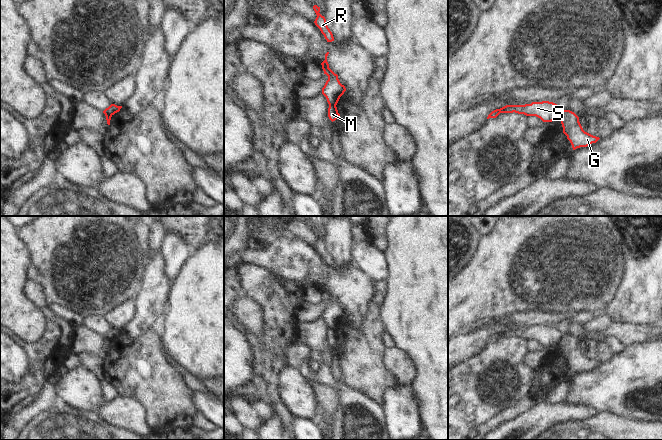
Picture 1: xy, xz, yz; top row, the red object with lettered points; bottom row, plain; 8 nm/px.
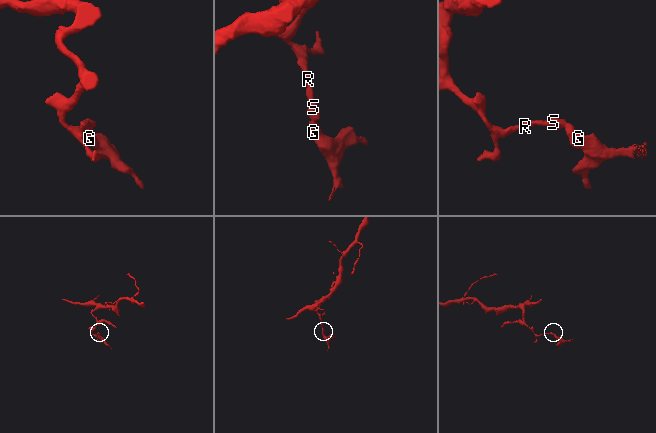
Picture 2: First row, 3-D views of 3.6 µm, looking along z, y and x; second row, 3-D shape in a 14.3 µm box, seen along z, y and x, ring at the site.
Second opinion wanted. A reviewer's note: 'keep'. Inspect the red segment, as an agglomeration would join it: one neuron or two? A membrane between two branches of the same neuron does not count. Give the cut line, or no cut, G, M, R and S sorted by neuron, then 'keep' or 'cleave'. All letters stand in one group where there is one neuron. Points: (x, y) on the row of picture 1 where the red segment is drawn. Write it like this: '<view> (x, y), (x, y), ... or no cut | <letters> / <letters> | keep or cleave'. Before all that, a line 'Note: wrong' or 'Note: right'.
Note: wrong
yz (565, 110), (559, 118) | G M / R S | cleave

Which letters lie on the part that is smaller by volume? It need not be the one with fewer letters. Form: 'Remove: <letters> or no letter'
Remove: G, M

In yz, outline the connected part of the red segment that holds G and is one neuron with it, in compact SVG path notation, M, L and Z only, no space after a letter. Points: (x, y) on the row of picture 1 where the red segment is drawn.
M565 110L560 120L563 127L563 133L570 141L573 150L590 146L600 139L599 137L585 132L579 122L579 117L570 110Z

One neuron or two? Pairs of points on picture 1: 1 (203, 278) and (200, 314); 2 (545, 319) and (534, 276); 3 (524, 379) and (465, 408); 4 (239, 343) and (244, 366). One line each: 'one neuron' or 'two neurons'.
1: one neuron
2: two neurons
3: one neuron
4: one neuron

